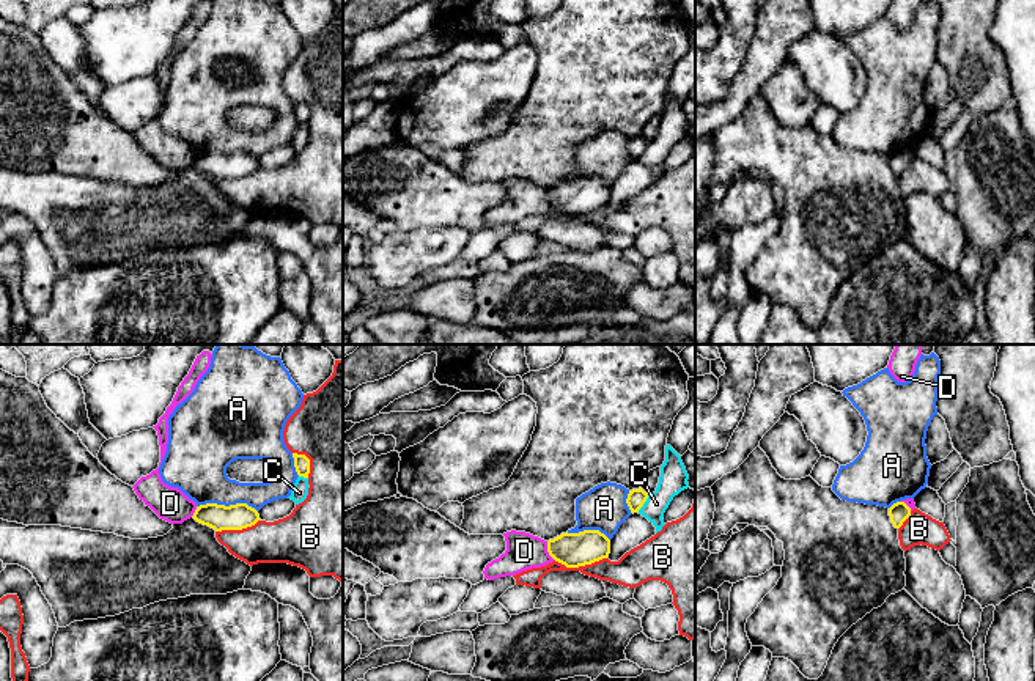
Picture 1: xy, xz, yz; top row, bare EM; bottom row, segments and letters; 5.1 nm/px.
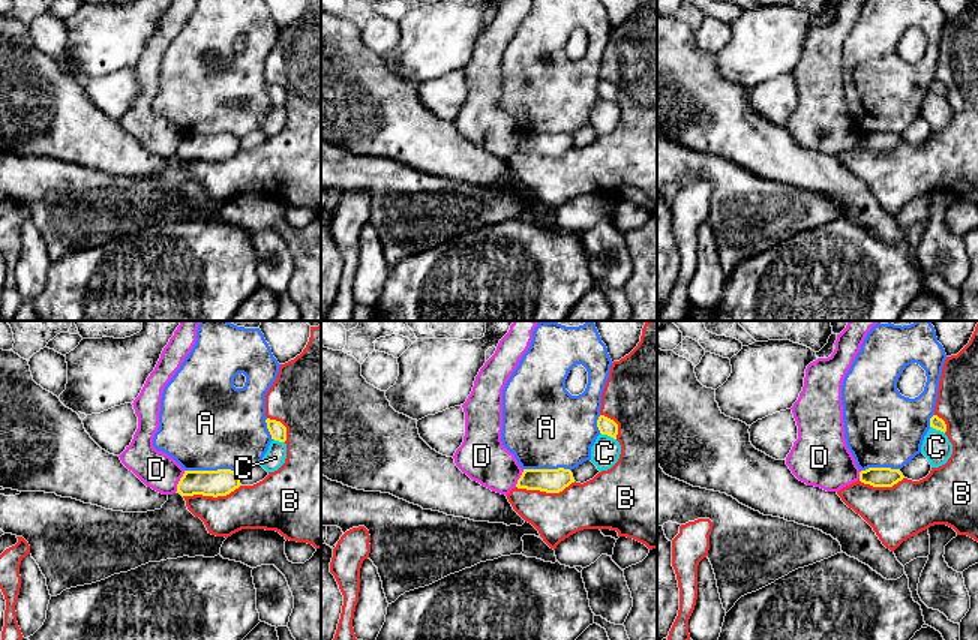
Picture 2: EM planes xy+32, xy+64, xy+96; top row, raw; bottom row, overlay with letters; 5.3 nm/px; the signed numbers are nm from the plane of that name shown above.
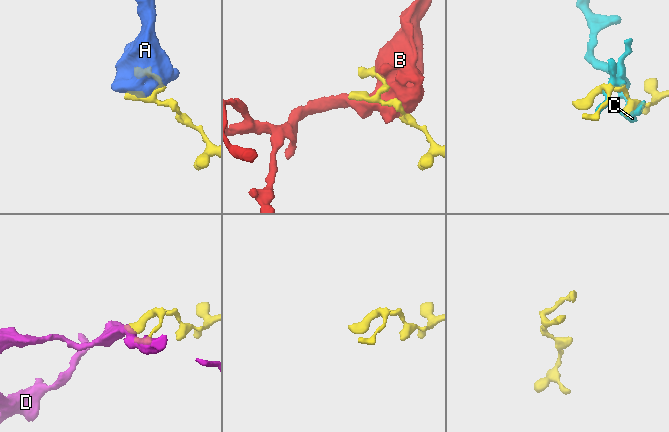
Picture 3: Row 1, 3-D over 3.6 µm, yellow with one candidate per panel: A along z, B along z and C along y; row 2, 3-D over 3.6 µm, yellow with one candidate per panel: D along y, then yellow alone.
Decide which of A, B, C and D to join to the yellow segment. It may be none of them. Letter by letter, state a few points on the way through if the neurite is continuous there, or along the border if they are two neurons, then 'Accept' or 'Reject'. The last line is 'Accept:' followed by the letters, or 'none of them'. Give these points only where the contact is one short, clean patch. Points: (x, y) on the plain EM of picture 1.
A: Reject
B: Reject
C: Reject
D: Boundary: xz (546, 189), (546, 198), (554, 206). Reject
Accept: none of them

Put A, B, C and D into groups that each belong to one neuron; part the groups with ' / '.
A / B / C / D

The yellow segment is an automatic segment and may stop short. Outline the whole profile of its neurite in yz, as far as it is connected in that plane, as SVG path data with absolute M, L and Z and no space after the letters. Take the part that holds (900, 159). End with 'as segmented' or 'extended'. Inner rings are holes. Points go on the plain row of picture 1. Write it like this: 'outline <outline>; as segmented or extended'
outline M897 149L889 156L890 170L895 176L900 176L903 170L911 164L911 156L904 149Z; as segmented

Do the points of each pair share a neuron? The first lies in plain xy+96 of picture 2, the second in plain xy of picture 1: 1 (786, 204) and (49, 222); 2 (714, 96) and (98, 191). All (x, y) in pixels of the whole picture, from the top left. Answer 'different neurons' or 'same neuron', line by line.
1: same neuron
2: different neurons

